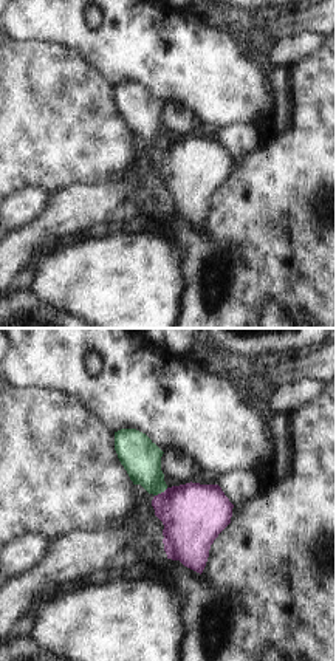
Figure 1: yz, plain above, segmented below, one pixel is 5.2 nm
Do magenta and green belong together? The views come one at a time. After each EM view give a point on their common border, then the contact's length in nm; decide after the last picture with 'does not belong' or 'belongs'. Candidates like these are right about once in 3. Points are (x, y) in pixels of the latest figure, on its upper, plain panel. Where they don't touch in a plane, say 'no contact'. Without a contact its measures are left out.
meets magenta at (161, 146); contact 80 nm long

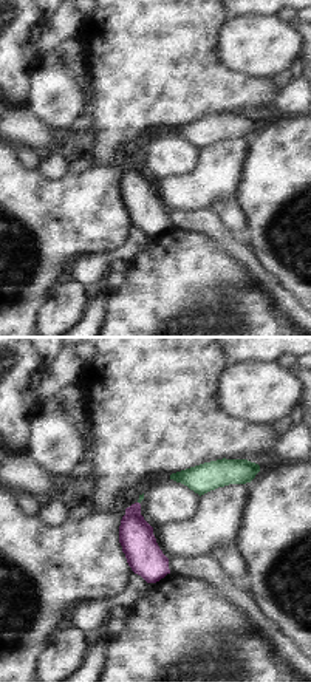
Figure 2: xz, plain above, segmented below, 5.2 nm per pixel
no contact

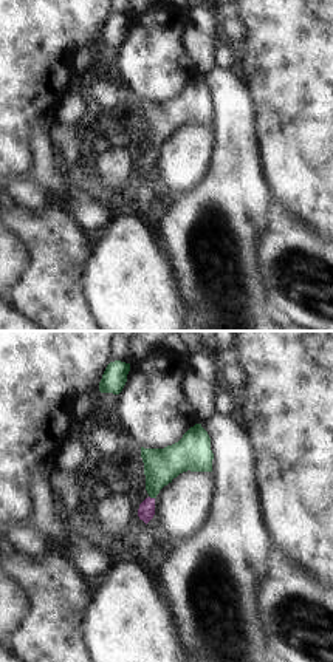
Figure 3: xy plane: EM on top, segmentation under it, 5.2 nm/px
meets magenta at (152, 152); contact 40 nm long

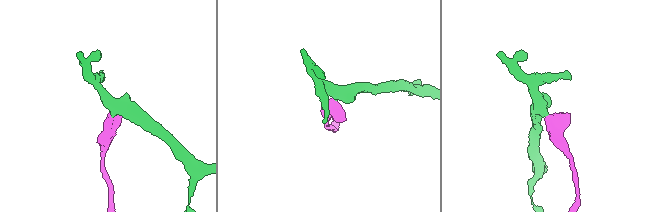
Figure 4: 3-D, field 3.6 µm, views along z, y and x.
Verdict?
belongs

